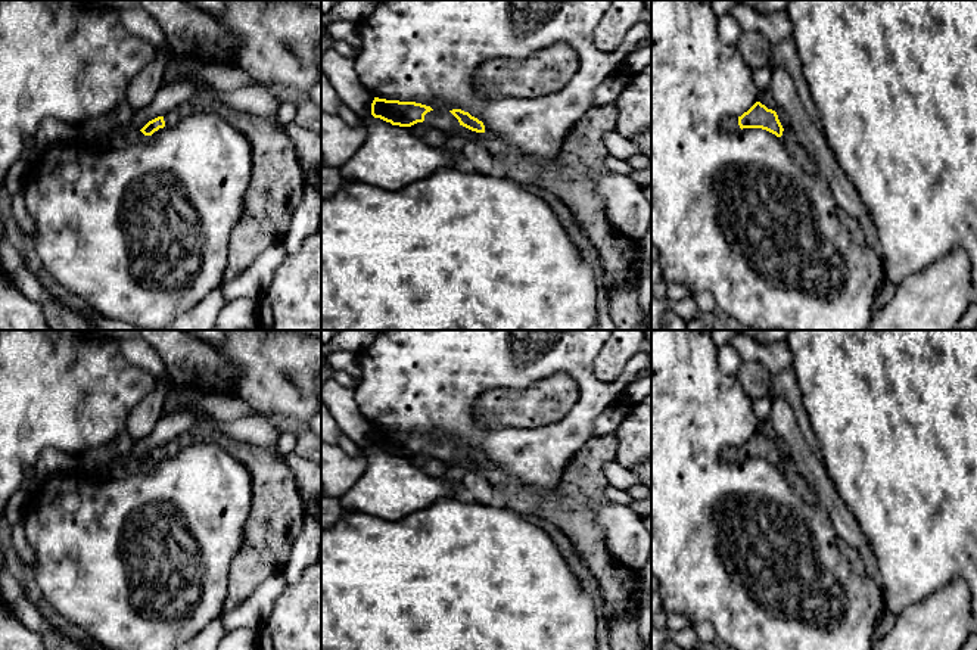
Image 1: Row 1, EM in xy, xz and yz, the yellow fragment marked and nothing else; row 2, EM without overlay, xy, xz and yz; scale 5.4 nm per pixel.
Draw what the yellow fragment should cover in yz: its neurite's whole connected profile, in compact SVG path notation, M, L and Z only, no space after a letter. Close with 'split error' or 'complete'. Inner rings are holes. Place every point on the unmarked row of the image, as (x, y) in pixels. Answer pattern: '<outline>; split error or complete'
M756 432L741 447L724 447L721 450L721 460L725 463L735 463L743 458L762 458L781 469L794 491L806 501L818 504L815 492L810 489L805 478L800 475L791 458L784 458L775 441L768 439L760 432Z; split error

